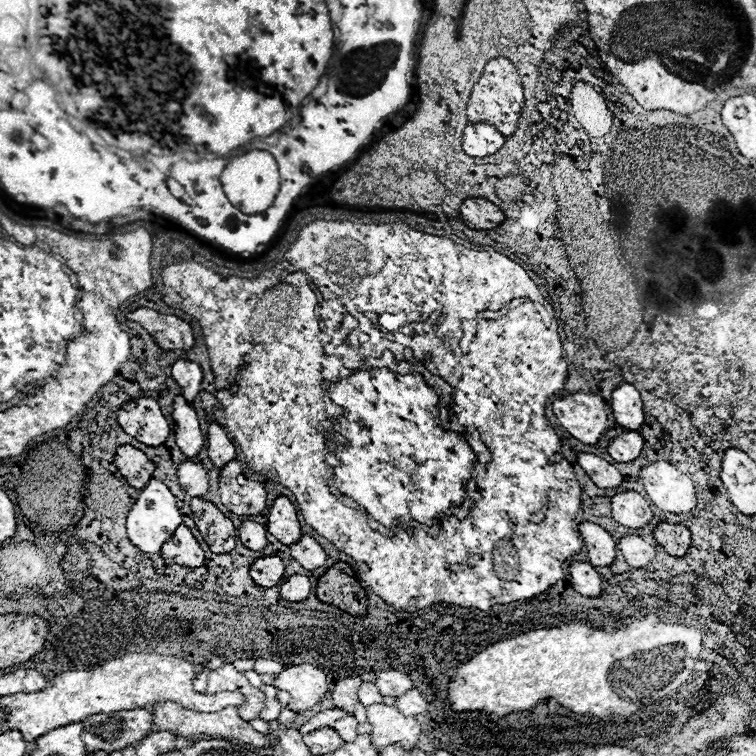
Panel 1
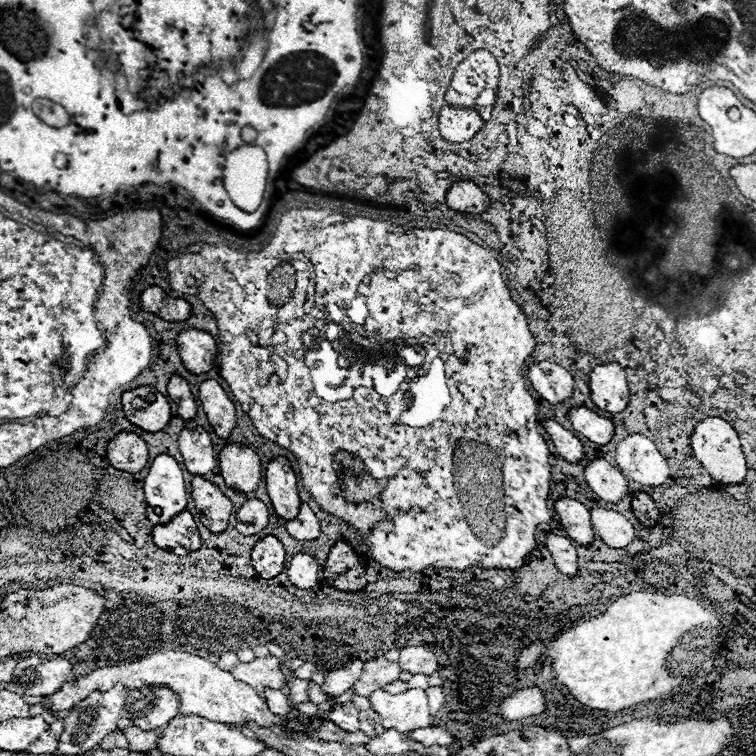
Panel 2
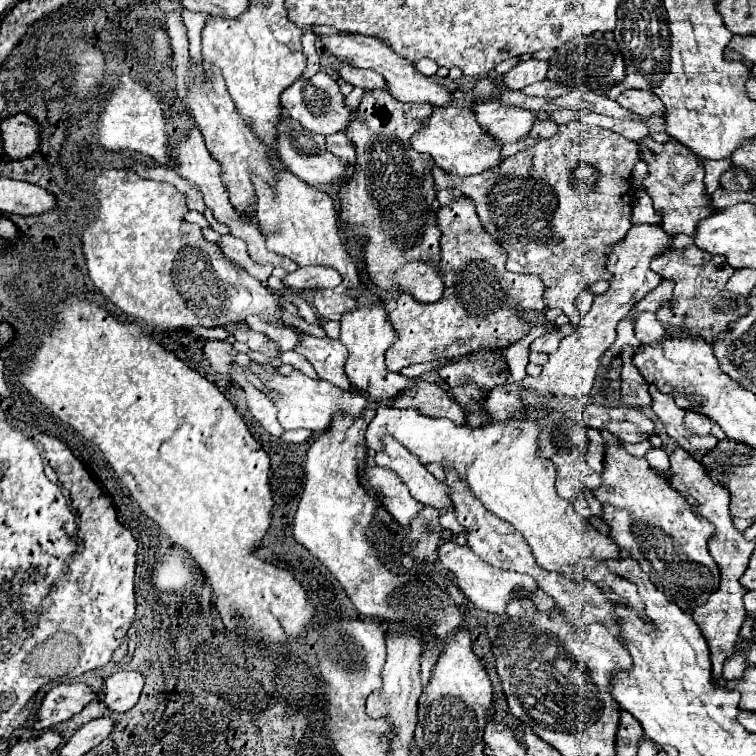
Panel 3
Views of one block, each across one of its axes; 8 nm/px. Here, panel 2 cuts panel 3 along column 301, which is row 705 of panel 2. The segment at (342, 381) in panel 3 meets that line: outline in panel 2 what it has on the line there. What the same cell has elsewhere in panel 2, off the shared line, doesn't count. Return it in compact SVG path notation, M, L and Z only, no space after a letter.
M346 702L342 706L334 704L334 708L328 712L326 718L346 732L360 730L360 712L356 710L356 706L352 702Z

